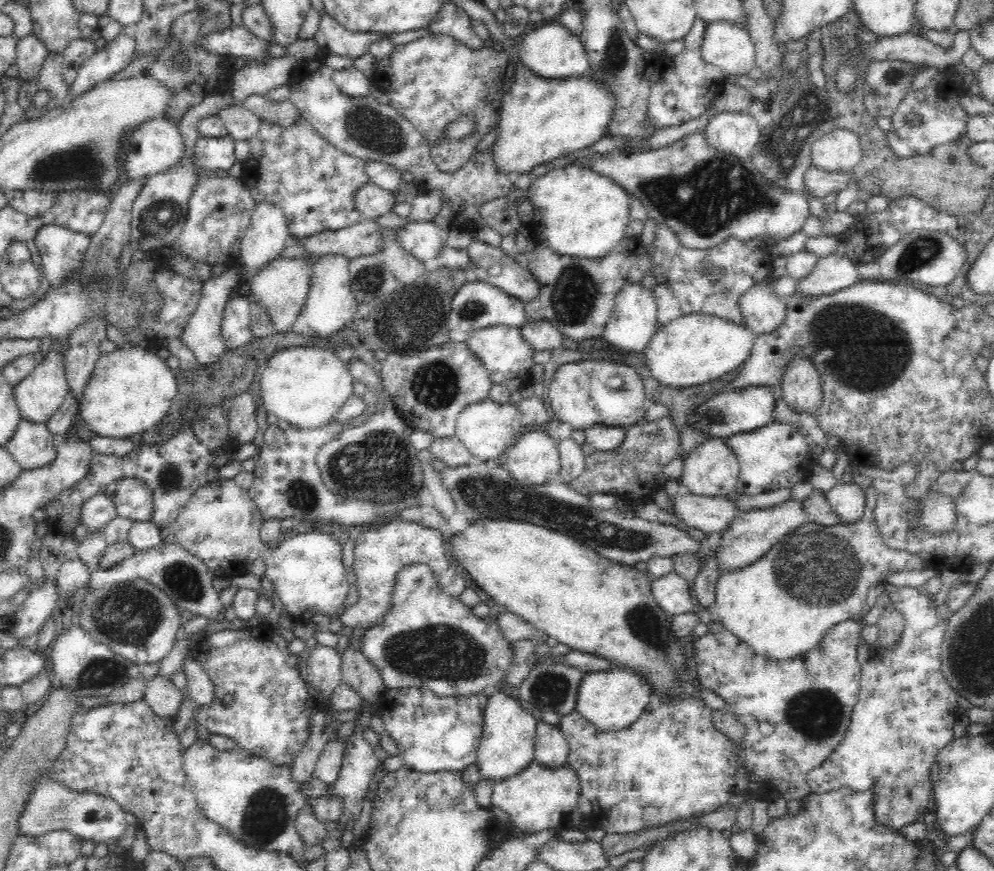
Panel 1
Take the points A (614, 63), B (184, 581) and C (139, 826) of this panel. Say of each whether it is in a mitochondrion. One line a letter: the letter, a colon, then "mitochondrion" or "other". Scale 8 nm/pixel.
A: mitochondrion
B: mitochondrion
C: other

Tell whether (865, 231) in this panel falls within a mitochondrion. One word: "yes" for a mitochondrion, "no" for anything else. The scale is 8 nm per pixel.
no

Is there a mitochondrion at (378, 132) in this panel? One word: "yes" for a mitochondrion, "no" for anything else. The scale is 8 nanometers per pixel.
yes

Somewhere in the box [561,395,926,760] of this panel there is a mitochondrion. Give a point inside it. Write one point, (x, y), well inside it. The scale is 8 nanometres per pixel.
(815, 570)

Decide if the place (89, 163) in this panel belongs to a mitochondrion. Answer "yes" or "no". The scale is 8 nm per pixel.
yes

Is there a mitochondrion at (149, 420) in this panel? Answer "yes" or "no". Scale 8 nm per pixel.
no

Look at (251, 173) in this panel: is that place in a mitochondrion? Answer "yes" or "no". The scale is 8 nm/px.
no

